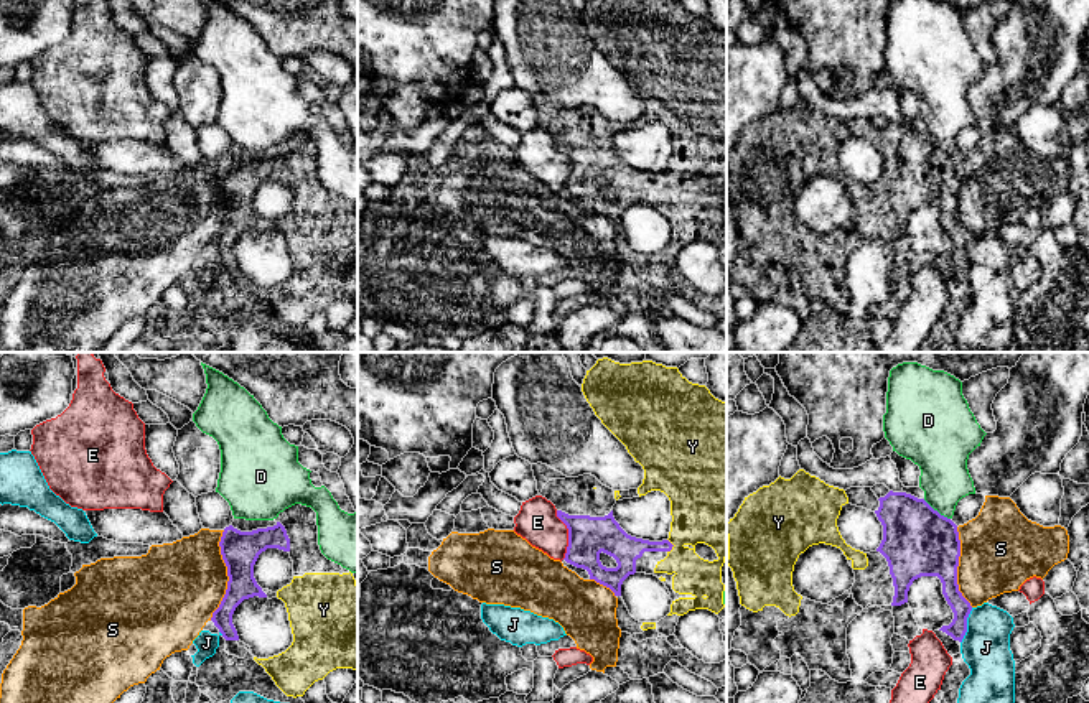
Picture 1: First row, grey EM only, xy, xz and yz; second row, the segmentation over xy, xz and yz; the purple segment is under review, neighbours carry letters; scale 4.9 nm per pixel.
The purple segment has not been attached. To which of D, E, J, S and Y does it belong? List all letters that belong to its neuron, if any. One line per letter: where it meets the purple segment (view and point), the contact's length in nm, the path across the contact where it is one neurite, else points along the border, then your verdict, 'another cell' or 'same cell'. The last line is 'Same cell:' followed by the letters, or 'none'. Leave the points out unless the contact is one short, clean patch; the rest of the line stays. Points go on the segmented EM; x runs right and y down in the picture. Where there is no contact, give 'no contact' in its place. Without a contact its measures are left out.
D: meets purple in yz at (936, 511); contact 170 nm long; border along yz (923, 499), (949, 519); another cell
E: meets purple in xz at (569, 535); contact 240 nm long; border along xz (556, 511), (556, 516), (567, 529), (567, 552), (564, 558); another cell
J: meets purple in yz at (966, 626); contact 190 nm long; border along yz (972, 608), (967, 618), (967, 631), (961, 642); another cell
S: meets purple in xy at (228, 575); contact 440 nm long; another cell
Y: meets purple in xz at (673, 545); contact 70 nm long; same cell
Same cell: Y

